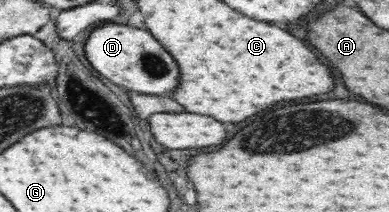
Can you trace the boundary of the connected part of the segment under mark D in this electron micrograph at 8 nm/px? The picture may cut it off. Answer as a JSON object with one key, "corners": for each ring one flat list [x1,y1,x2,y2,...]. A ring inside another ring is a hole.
{"corners":[[103,23,95,27,84,46,85,56,89,64,117,84,125,86,129,91,146,95,169,96,178,85,179,68,169,52,147,29,135,28,117,23]]}

